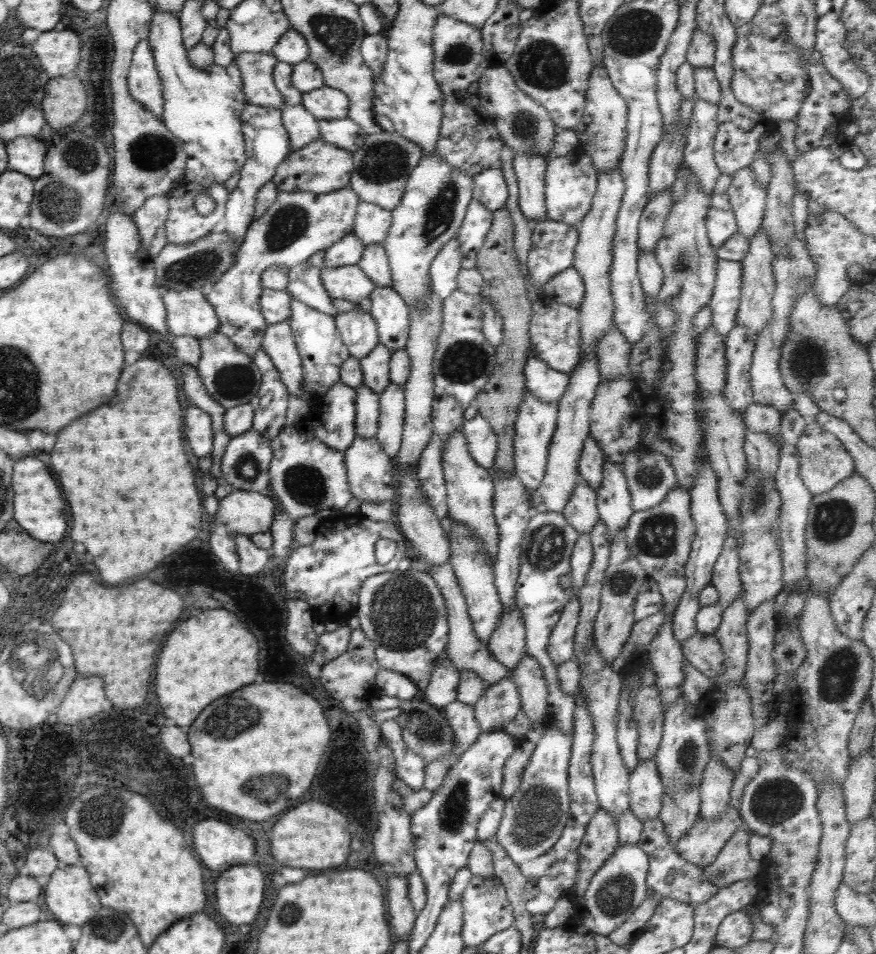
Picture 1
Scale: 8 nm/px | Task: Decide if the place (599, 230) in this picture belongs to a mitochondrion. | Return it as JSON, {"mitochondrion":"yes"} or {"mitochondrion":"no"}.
{"mitochondrion":"no"}

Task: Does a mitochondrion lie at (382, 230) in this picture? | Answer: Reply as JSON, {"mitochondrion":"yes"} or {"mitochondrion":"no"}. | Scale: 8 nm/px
{"mitochondrion":"no"}

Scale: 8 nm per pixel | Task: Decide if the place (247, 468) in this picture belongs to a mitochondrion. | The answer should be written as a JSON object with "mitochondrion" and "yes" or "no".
{"mitochondrion":"yes"}

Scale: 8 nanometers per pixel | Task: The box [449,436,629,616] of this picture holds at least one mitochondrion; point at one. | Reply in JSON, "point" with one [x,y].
{"point":[546,548]}

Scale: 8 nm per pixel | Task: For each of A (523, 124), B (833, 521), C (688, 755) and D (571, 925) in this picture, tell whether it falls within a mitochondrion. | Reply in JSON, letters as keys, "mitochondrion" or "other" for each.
{"A":"mitochondrion","B":"mitochondrion","C":"mitochondrion","D":"other"}

